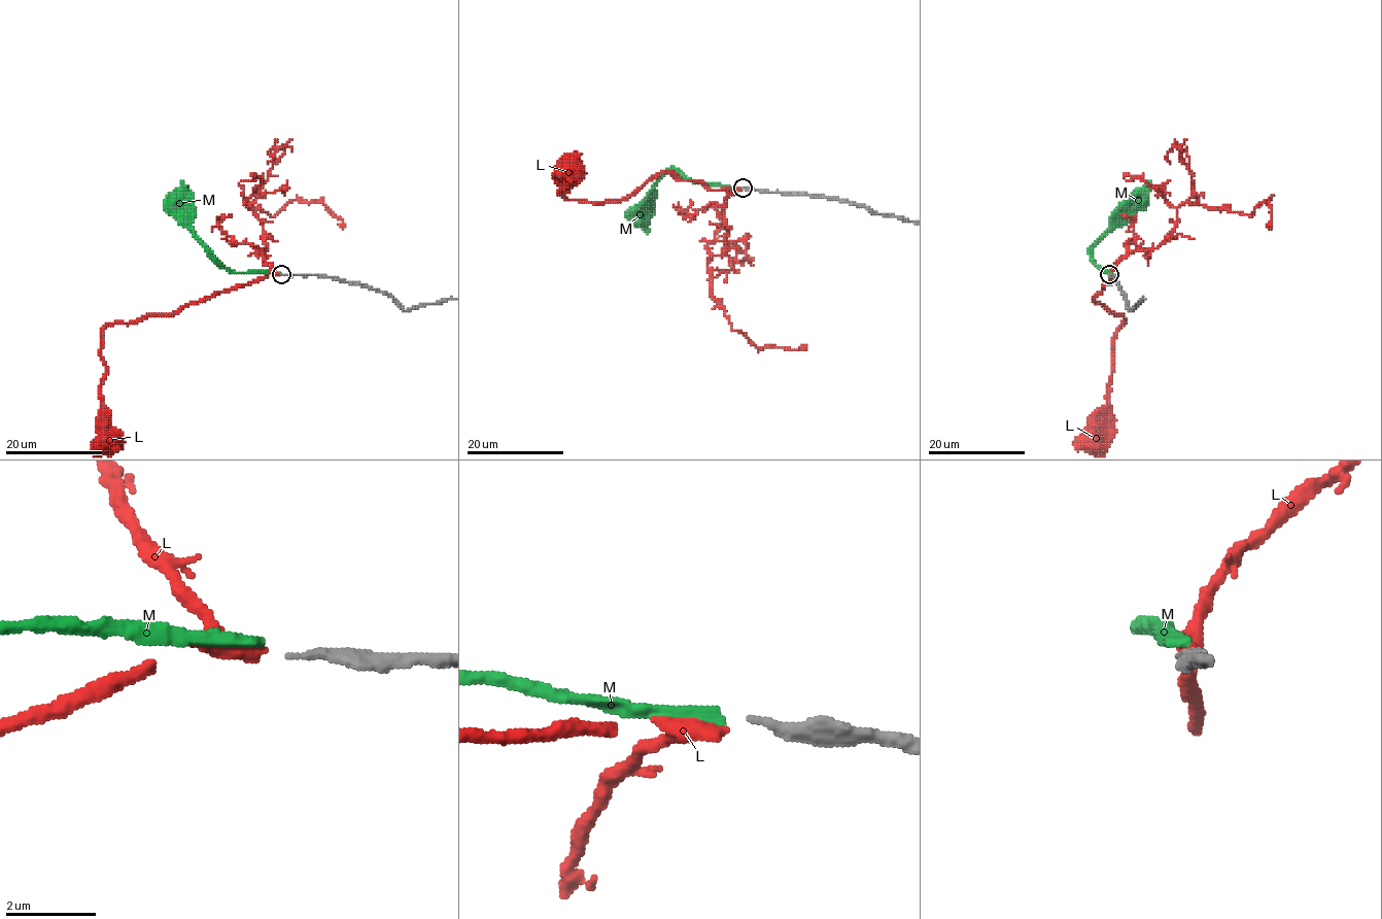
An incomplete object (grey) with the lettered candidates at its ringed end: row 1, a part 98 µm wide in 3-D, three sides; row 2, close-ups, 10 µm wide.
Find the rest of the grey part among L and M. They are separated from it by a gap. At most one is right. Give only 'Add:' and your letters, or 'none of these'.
Add: M

